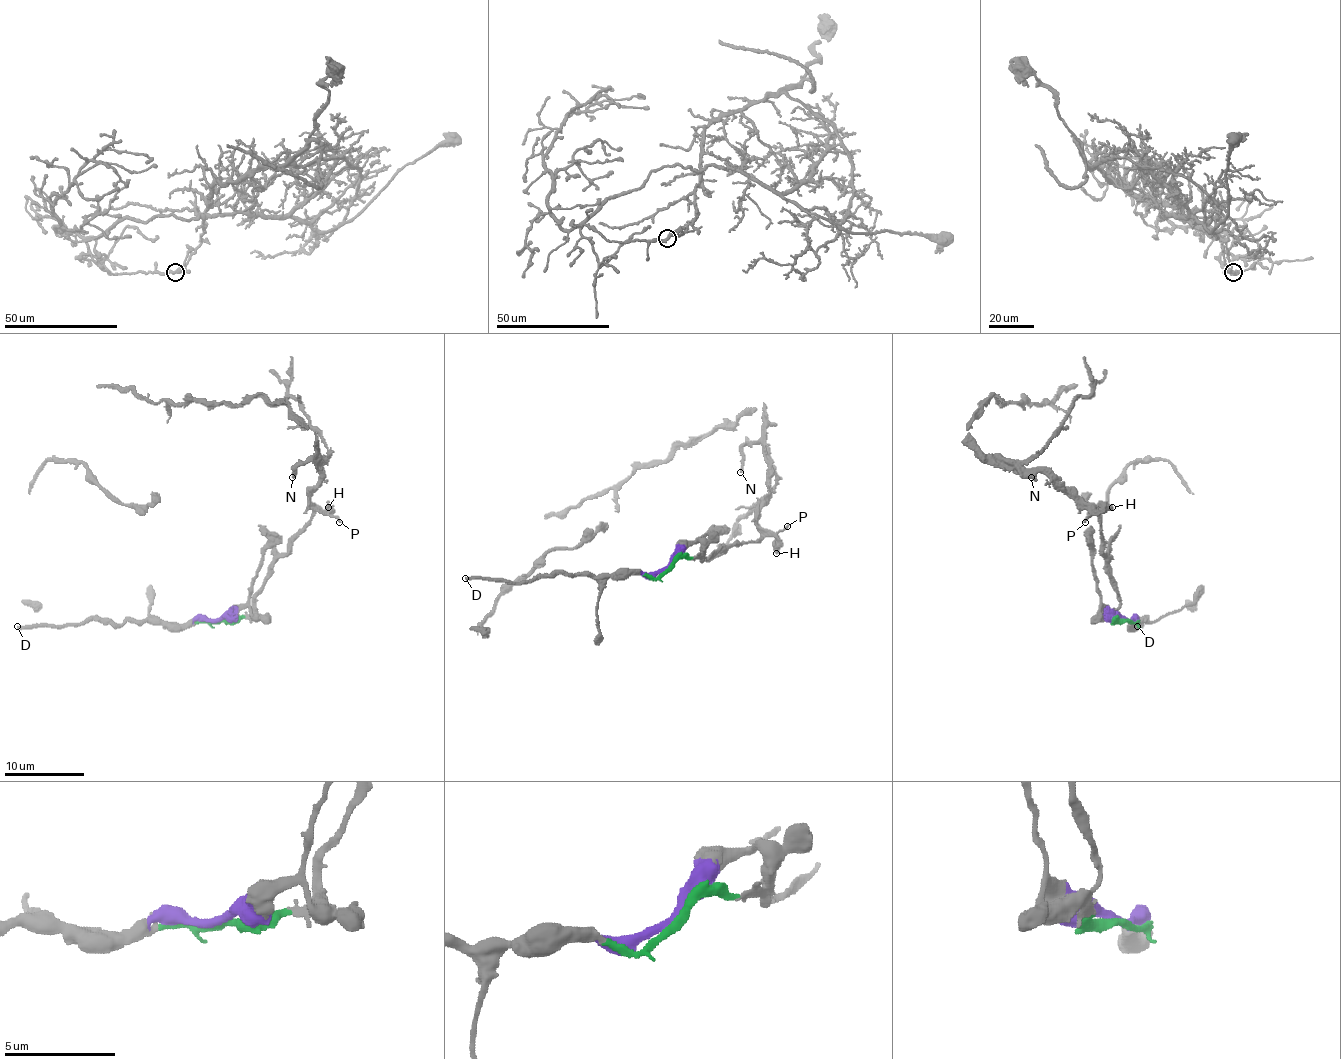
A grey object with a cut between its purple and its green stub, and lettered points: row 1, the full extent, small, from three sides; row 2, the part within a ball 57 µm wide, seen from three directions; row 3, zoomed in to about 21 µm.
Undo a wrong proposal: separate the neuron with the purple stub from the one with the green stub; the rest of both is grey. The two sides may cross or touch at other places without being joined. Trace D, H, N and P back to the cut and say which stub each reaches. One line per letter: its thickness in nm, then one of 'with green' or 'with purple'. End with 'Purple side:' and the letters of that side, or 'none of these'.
D: 280 nm thick; with purple
H: 500 nm thick; with green
N: 160 nm thick; with green
P: 170 nm thick; with green
Purple side: D

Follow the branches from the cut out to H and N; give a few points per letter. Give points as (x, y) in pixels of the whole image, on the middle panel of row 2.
H: (667, 568), (677, 558), (699, 558), (699, 562), (736, 544), (760, 541), (766, 535), (778, 539), (776, 554)
N: (667, 568), (677, 558), (699, 562), (760, 537), (758, 507), (768, 491), (760, 441), (742, 447), (740, 471)

